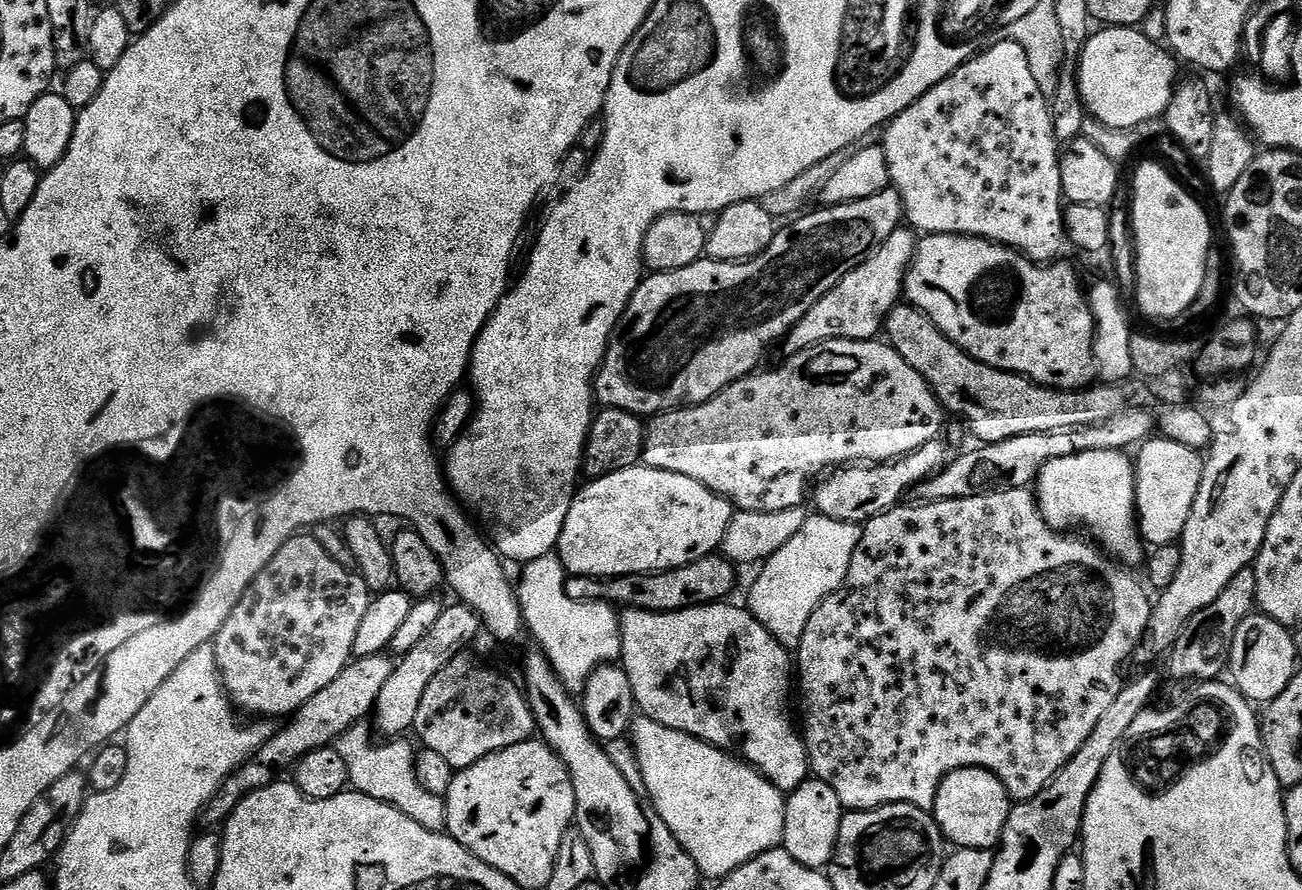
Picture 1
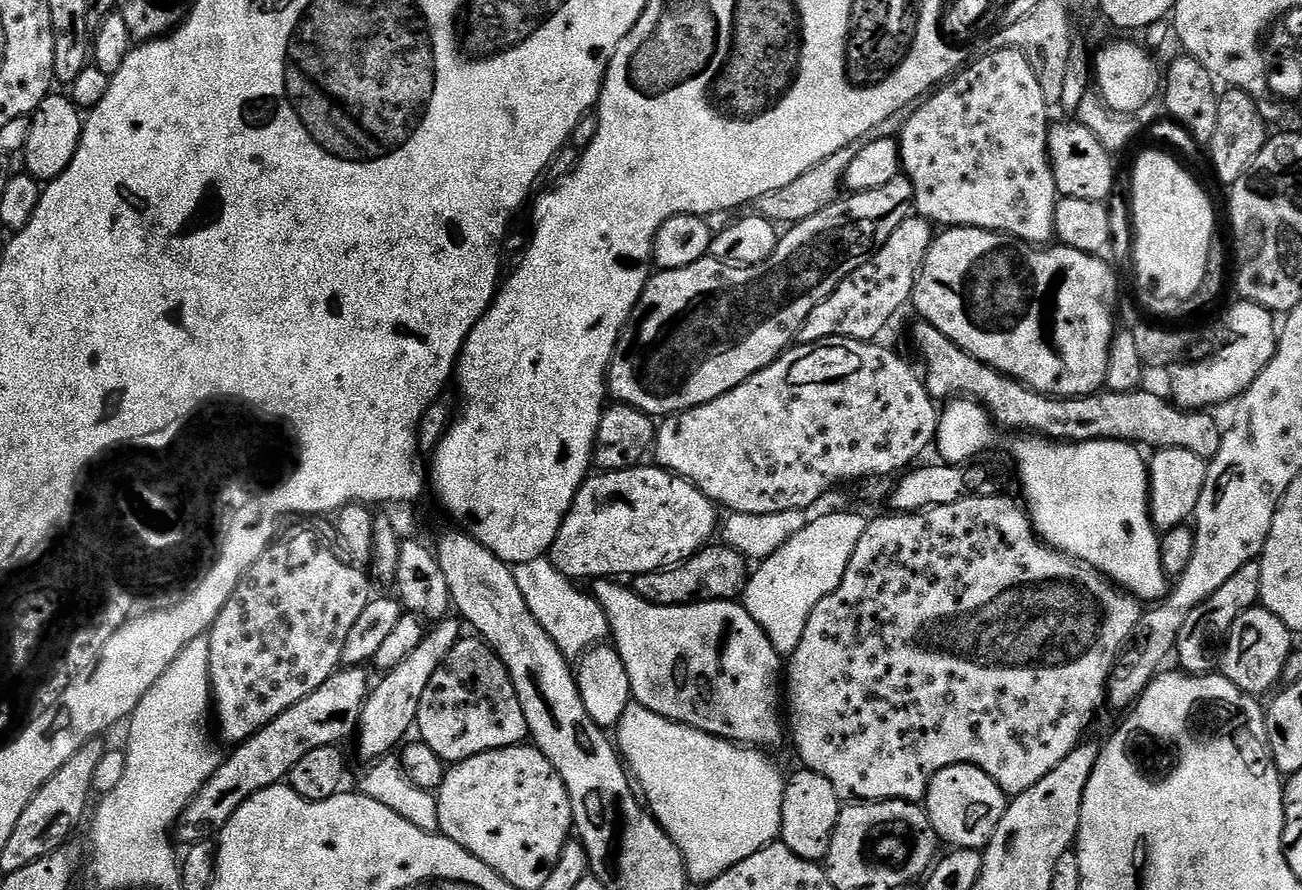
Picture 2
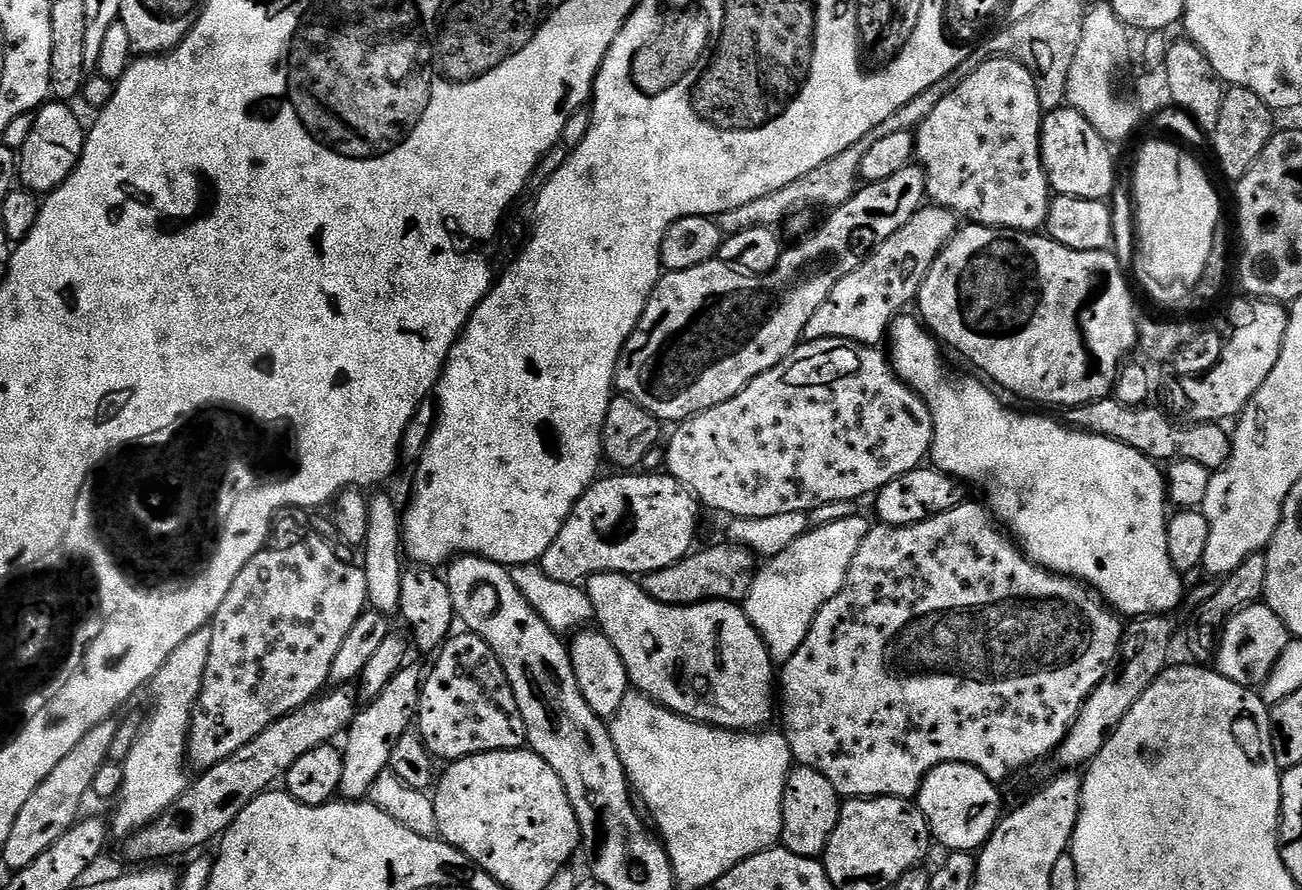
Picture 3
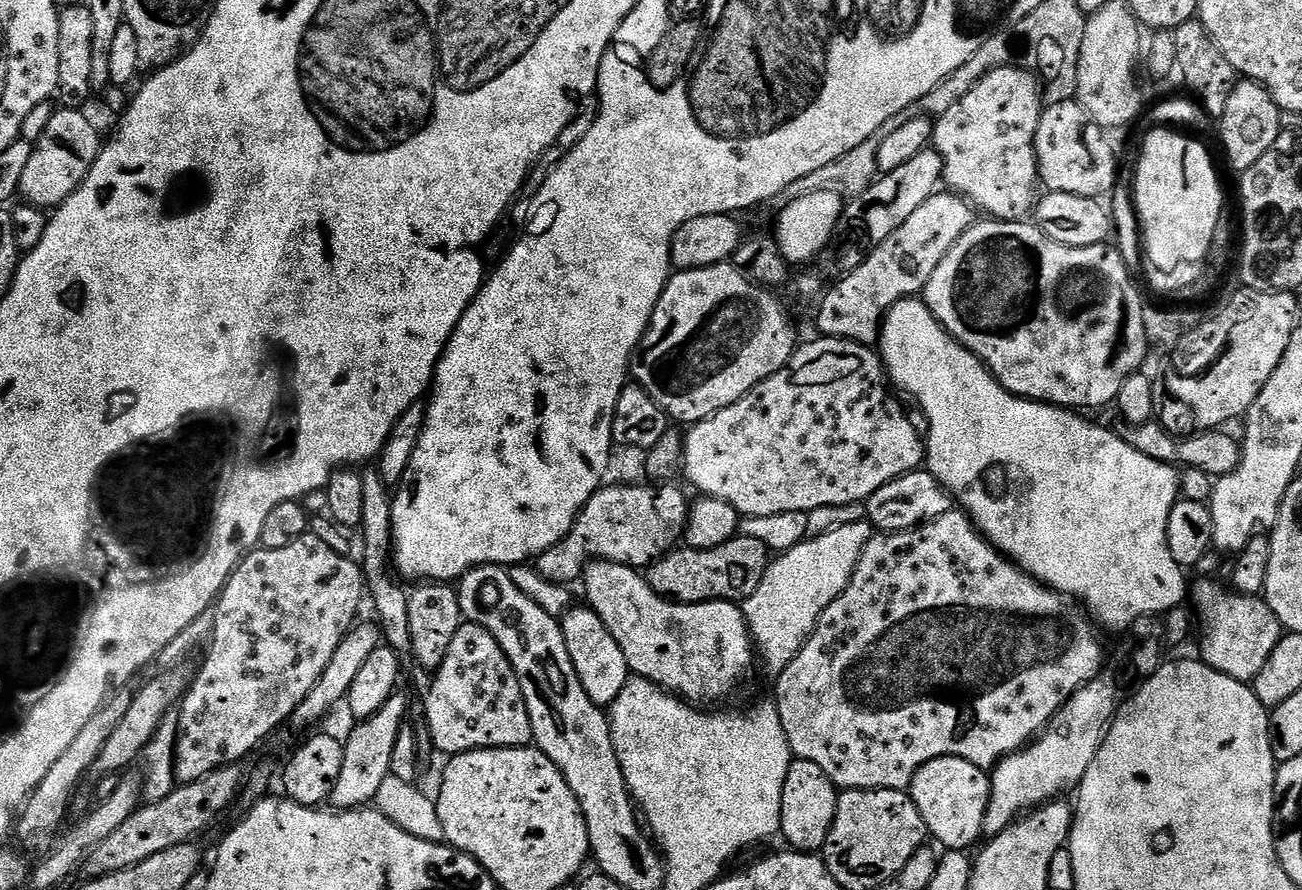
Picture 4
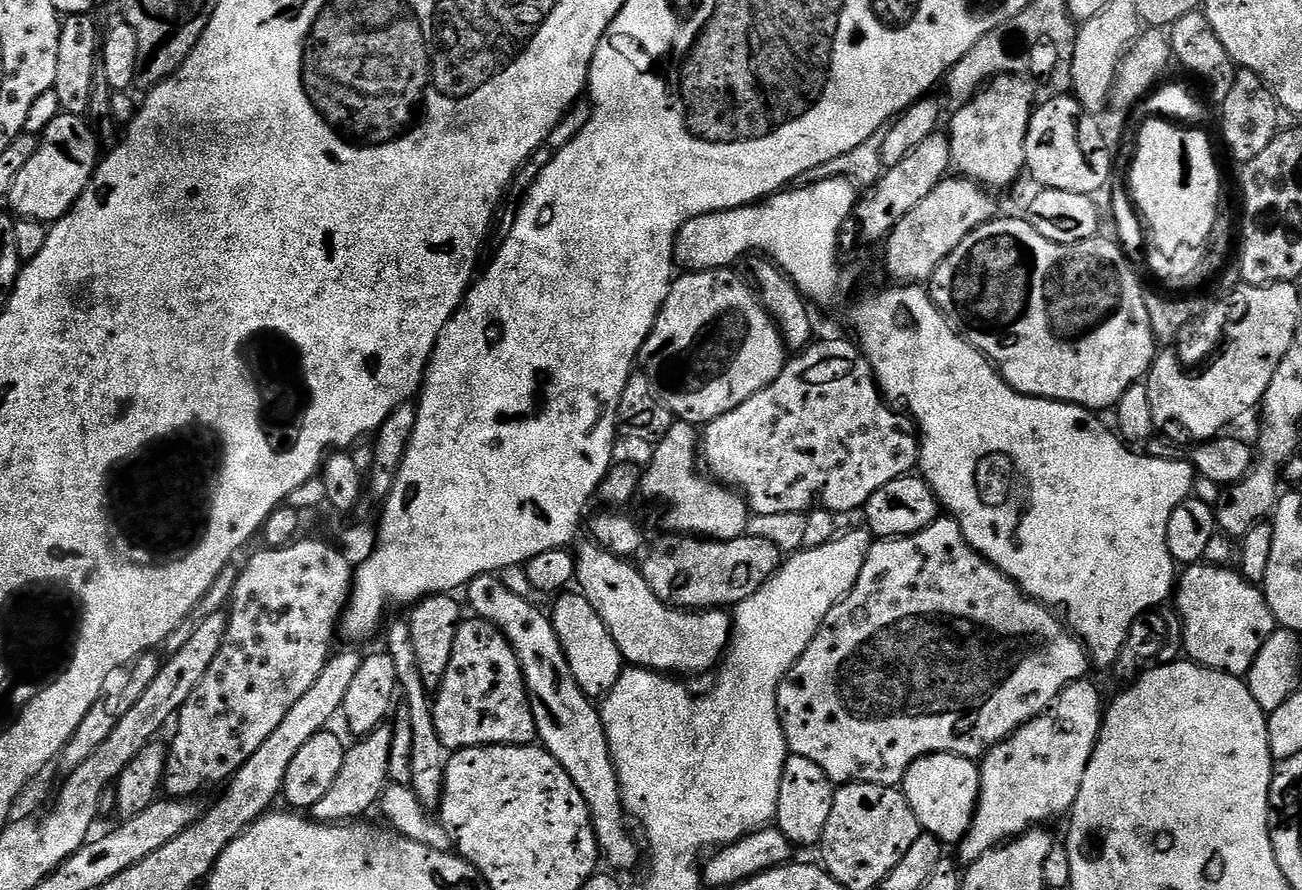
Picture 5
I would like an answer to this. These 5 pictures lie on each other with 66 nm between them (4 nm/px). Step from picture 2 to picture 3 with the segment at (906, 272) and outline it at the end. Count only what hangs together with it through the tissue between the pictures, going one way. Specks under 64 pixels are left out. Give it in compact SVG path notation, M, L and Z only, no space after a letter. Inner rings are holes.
M921 206L902 230L894 230L886 242L877 244L854 271L830 290L826 302L822 302L822 306L814 310L810 322L806 322L804 340L842 338L859 344L883 345L893 320L907 309L904 307L911 300L913 303L919 297L930 266L934 266L936 256L957 231L955 212L939 206Z

